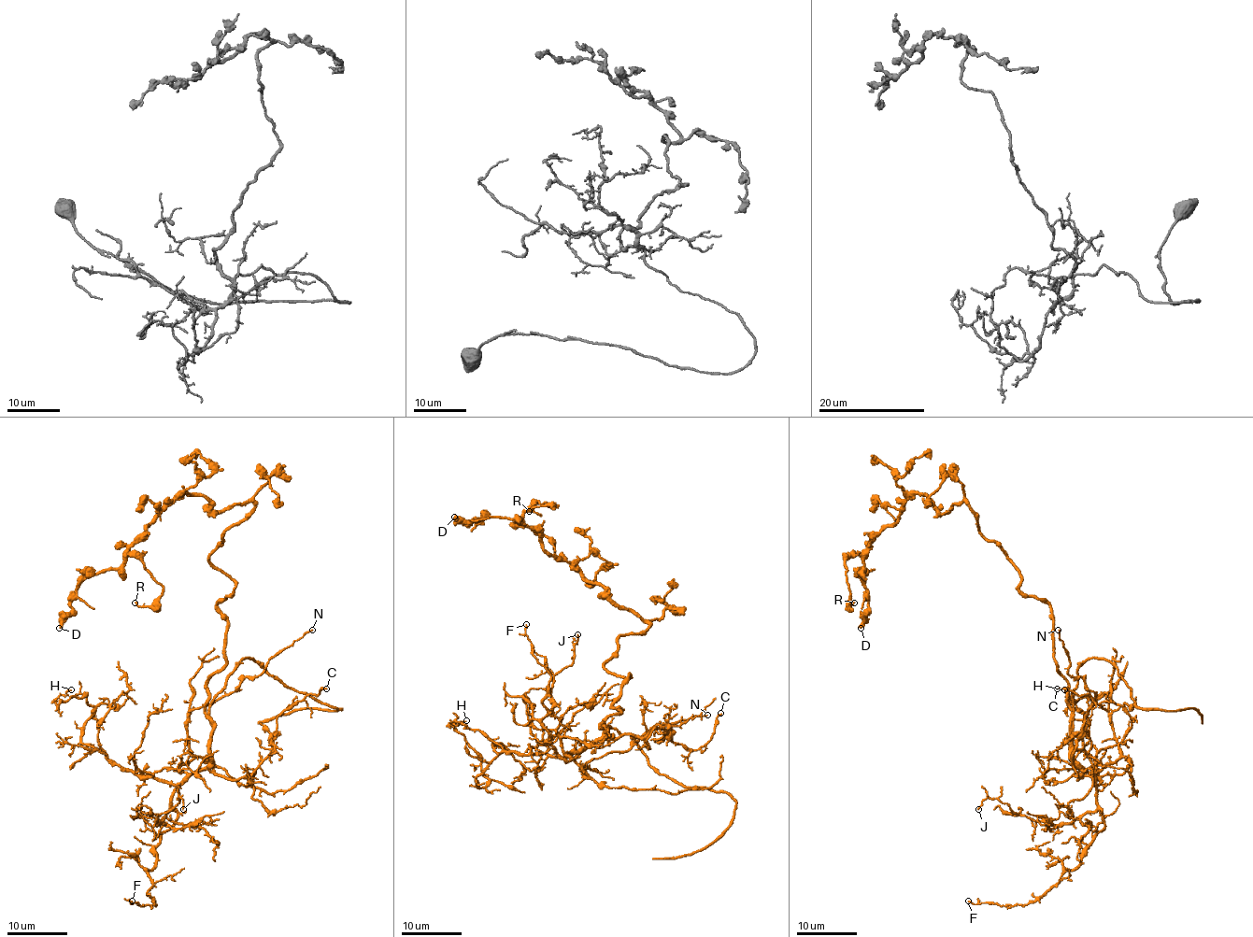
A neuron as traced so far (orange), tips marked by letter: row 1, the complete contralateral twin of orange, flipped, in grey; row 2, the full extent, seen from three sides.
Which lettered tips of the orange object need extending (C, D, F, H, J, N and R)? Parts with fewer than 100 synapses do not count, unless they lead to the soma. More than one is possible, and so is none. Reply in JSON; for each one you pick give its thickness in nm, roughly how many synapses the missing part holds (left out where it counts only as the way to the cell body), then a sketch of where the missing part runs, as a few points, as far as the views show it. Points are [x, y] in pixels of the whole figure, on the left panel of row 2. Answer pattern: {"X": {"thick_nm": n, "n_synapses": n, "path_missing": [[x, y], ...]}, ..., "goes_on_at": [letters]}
{"goes_on_at": []}

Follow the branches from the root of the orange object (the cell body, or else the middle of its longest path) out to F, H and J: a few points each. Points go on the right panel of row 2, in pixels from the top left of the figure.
F: (1043, 603), (1057, 670), (1069, 685), (1072, 758), (1096, 786), (1104, 827), (1081, 863), (1034, 901), (968, 901)
H: (1043, 603), (1072, 758), (1097, 785), (1096, 756), (1131, 716), (1104, 692), (1064, 689)
J: (1043, 603), (1057, 670), (1069, 685), (1072, 758), (1094, 783), (1097, 807), (1057, 825), (996, 798), (978, 809)

